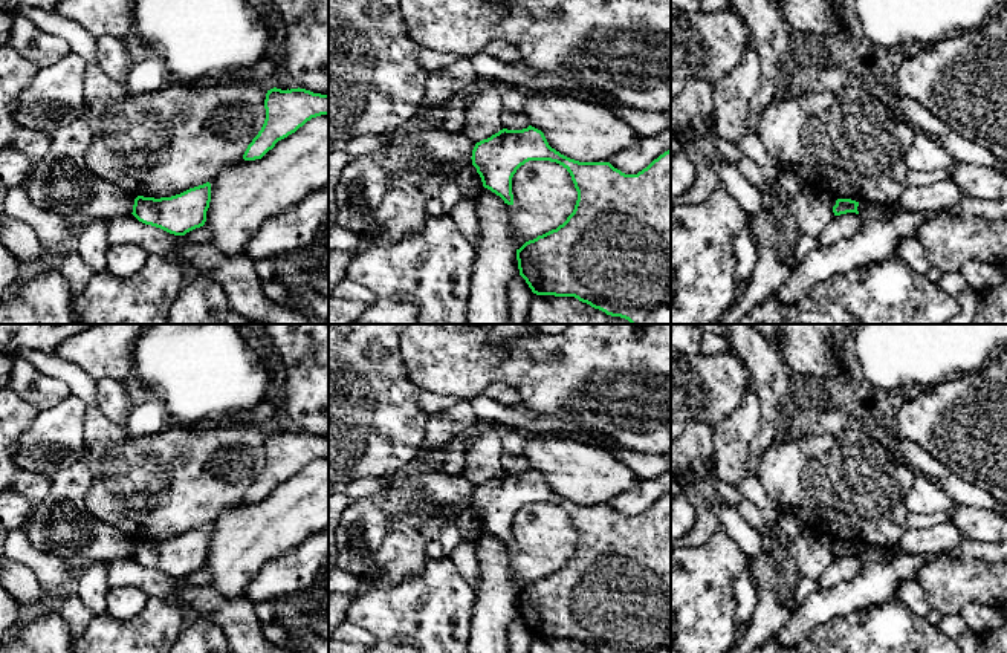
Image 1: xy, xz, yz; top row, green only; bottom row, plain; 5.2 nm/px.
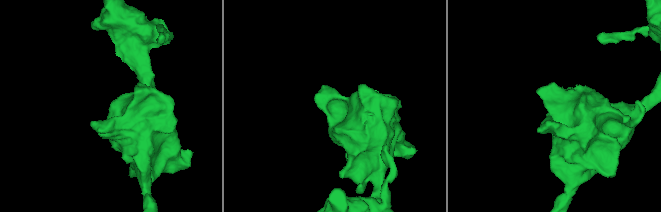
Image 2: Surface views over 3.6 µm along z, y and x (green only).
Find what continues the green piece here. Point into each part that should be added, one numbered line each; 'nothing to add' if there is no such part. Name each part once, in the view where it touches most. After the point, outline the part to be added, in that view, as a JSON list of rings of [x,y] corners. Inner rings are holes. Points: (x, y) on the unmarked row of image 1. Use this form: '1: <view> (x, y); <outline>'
nothing to add

